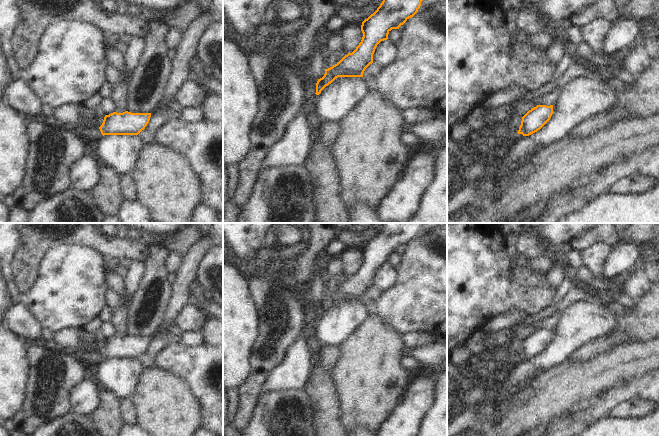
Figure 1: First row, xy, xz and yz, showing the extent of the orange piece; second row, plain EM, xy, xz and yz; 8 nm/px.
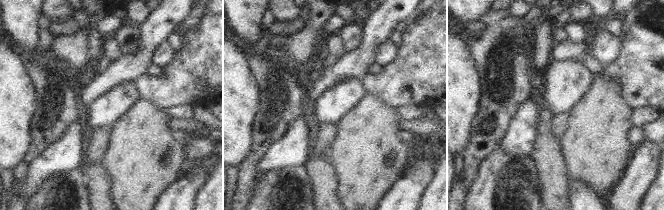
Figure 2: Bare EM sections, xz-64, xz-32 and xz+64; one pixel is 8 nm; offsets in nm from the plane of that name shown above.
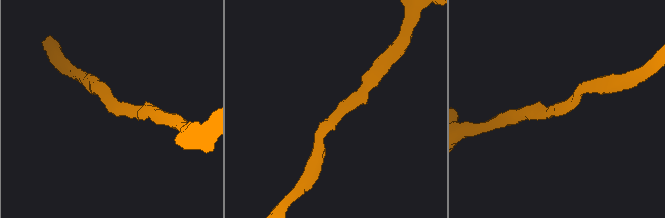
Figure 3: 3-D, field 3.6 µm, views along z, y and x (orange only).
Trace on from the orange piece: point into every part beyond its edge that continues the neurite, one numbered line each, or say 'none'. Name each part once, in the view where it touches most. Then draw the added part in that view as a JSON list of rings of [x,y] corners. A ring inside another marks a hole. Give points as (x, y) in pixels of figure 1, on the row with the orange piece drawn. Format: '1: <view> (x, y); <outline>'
none

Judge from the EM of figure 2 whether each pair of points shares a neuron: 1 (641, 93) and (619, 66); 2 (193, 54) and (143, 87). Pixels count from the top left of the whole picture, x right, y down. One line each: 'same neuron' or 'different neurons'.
1: same neuron
2: same neuron

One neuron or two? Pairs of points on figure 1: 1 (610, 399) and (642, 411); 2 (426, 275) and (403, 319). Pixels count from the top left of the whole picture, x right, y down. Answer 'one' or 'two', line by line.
1: two
2: one

